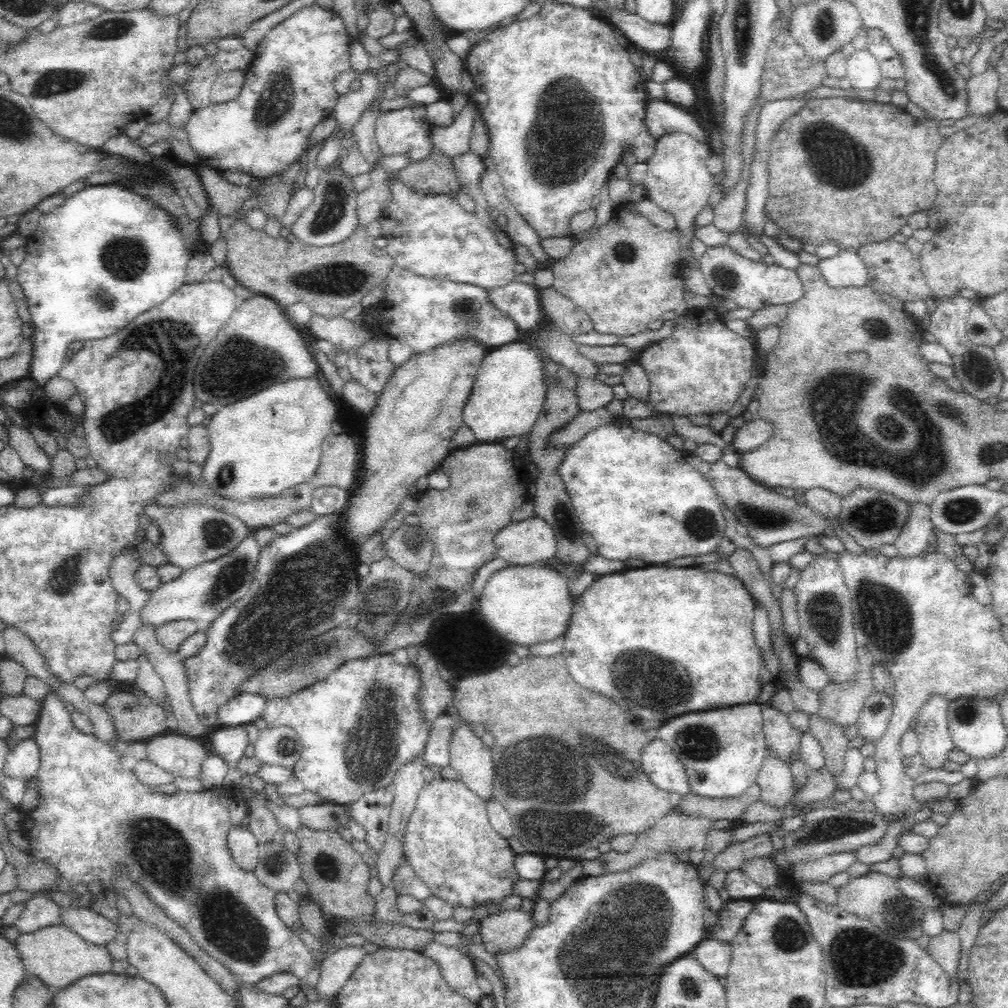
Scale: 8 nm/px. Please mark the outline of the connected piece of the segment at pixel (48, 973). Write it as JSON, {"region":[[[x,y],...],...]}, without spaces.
{"region":[[[60,924],[39,928],[30,934],[21,934],[14,945],[26,973],[36,976],[53,990],[65,989],[84,976],[111,972],[113,967],[114,960],[106,945],[90,944]]]}

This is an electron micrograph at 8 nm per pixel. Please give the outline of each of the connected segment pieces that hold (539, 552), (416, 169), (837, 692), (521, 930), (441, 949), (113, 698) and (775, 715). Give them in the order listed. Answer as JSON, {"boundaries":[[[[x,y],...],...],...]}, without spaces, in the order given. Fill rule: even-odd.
{"boundaries":[[[[538,516],[511,522],[494,540],[497,557],[512,565],[536,565],[555,559],[557,539],[553,529]]],[[[436,146],[426,161],[408,163],[400,169],[395,180],[405,182],[408,188],[419,194],[448,194],[458,199],[459,184],[452,158],[444,155]]],[[[863,646],[857,647],[857,671],[855,677],[845,685],[834,681],[819,692],[820,702],[818,715],[824,721],[838,723],[842,730],[853,726],[858,720],[866,698],[875,692],[872,680],[873,658]]],[[[509,909],[482,919],[479,933],[485,949],[494,955],[496,952],[518,948],[526,940],[534,924],[532,912]]],[[[428,942],[428,946],[422,950],[424,956],[428,956],[437,962],[442,973],[443,980],[454,992],[464,996],[472,1003],[480,1003],[484,996],[477,982],[476,968],[472,958],[456,947]]],[[[118,683],[114,692],[101,704],[116,724],[116,733],[122,741],[146,741],[167,732],[164,707],[147,700],[144,691],[133,683]]],[[[762,703],[763,731],[767,748],[777,754],[785,764],[792,764],[792,756],[800,756],[800,740],[802,733],[794,728],[788,720],[788,715],[770,703]]]]}

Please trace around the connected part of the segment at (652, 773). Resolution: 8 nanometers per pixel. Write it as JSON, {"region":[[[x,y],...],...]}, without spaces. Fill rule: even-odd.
{"region":[[[658,736],[641,750],[641,765],[650,781],[674,797],[690,793],[688,776],[676,753]]]}

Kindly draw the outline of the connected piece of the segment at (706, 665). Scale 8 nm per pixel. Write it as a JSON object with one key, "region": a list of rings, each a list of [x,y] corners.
{"region":[[[692,565],[688,567],[645,566],[636,570],[624,570],[605,576],[598,576],[594,584],[573,604],[568,631],[563,635],[564,644],[561,650],[568,672],[574,682],[584,688],[590,688],[600,695],[607,696],[620,708],[634,716],[648,720],[668,720],[689,712],[707,711],[710,708],[731,707],[756,701],[762,689],[759,670],[761,654],[754,639],[754,611],[757,603],[738,577],[727,576],[722,572],[704,572],[702,568]]]}

